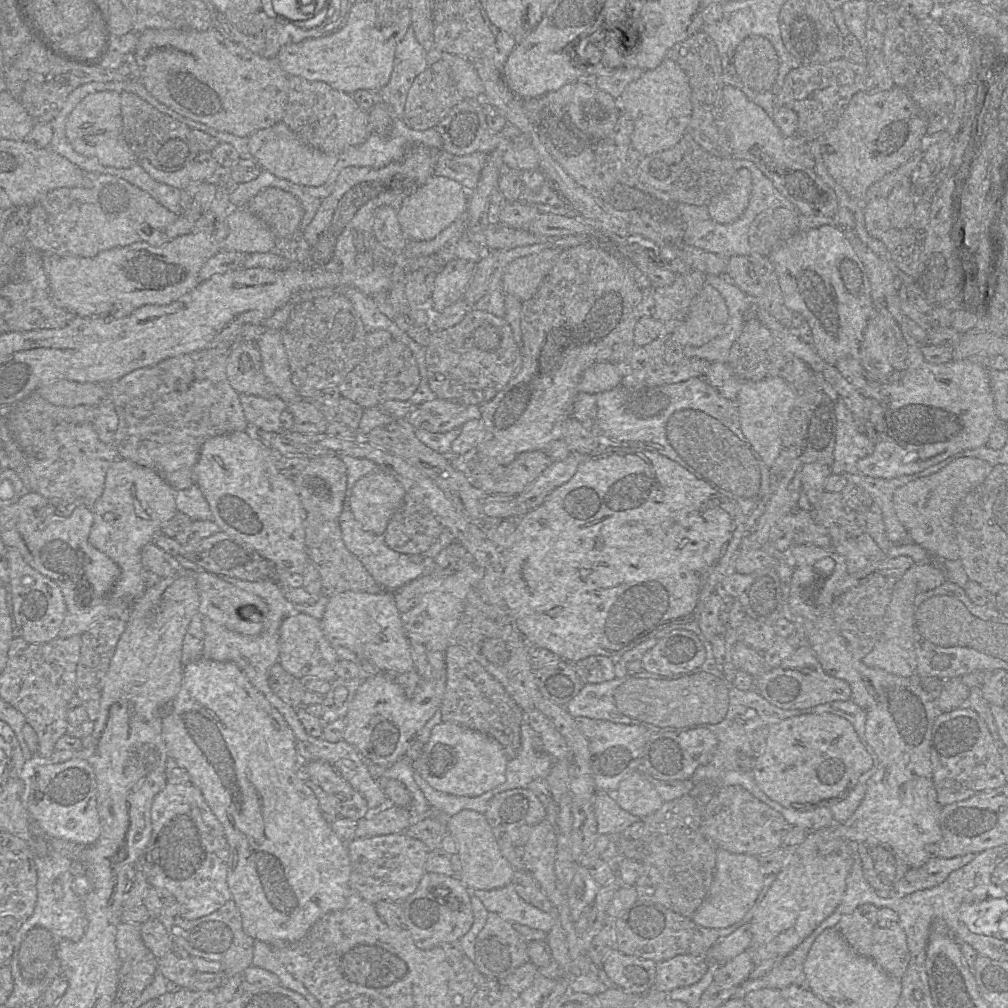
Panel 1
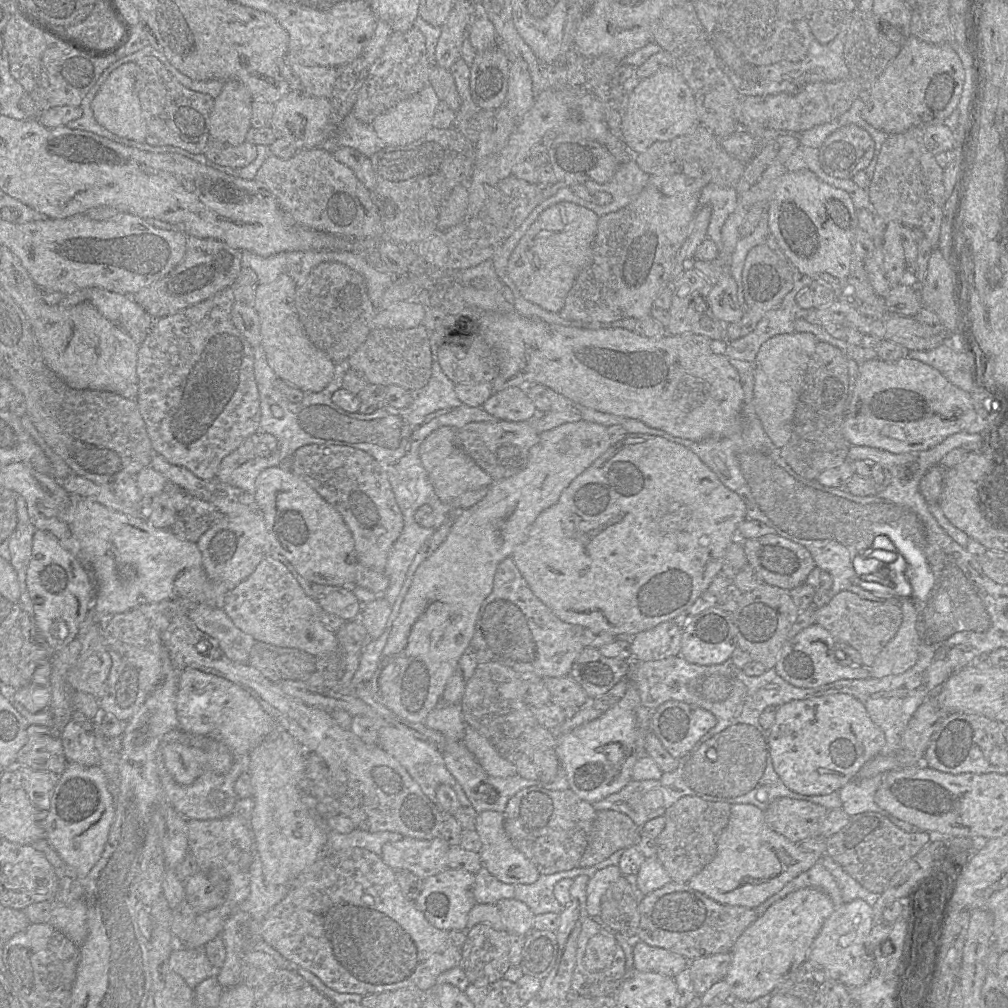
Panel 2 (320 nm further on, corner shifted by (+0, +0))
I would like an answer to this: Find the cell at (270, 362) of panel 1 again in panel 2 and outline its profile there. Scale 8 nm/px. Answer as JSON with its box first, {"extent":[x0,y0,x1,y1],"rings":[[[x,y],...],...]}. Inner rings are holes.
{"extent":[254,274,335,392],"rings":[[[280,274],[274,281],[258,285],[254,309],[261,323],[261,346],[275,375],[303,392],[320,392],[332,380],[335,363],[306,335],[296,309],[295,281]]]}

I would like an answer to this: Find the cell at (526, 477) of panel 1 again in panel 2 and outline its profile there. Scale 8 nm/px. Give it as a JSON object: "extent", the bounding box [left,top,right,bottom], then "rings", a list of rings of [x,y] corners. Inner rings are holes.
{"extent":[456,422,539,481],"rings":[[[470,422],[456,429],[456,444],[470,456],[493,481],[519,473],[528,461],[532,447],[538,442],[539,433],[527,422]]]}

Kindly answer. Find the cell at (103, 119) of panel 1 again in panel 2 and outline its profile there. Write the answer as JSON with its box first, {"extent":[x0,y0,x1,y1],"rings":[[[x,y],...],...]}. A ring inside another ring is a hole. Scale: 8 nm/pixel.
{"extent":[92,62,147,142],"rings":[[[137,62],[123,64],[111,73],[92,101],[92,111],[99,125],[118,137],[146,142],[147,123],[136,93]]]}

